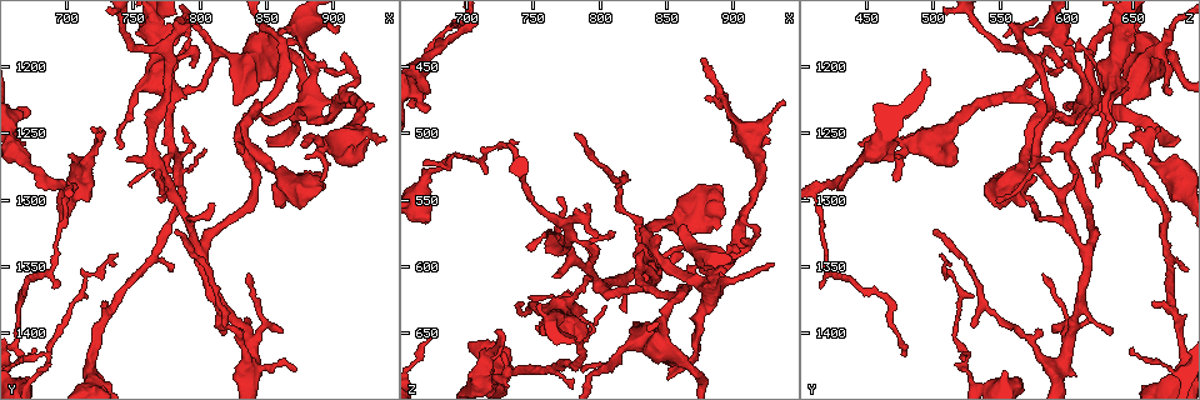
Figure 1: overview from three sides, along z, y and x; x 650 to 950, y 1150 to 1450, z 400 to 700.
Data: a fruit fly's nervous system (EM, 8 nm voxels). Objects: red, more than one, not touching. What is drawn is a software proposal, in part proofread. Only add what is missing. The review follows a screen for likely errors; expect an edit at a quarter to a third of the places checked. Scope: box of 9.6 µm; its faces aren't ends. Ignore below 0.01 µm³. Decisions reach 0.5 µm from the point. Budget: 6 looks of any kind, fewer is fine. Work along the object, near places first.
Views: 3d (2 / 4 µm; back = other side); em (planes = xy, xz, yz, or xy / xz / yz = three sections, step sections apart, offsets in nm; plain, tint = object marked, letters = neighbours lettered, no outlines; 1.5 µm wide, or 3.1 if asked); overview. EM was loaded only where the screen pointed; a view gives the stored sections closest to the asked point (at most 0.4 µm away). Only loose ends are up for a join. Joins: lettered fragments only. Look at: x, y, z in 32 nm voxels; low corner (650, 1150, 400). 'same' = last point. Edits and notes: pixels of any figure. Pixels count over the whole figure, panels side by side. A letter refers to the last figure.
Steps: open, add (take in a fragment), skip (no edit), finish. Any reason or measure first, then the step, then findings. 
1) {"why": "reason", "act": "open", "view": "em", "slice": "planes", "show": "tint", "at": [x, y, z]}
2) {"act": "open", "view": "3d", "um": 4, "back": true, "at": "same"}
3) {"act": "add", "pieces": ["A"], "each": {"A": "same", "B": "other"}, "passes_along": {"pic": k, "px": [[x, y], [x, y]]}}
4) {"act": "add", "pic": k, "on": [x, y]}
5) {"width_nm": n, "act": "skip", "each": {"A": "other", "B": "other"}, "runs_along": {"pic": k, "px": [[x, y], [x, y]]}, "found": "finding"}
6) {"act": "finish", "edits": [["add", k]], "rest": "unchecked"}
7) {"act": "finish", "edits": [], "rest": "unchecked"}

{"why": "free end", "act": "open", "view": "3d", "um": 4, "at": [678, 1410, 648]}

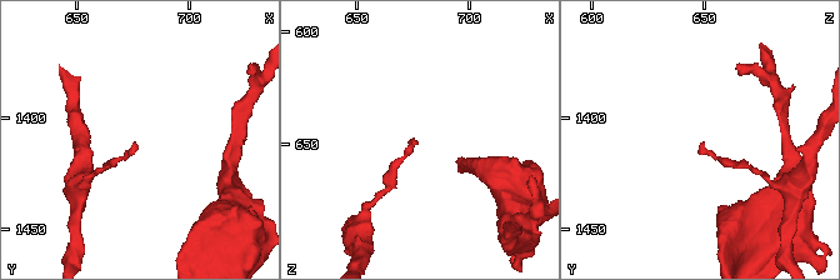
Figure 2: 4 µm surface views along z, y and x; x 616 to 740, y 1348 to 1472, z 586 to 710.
{"why": "shape alone is not enough", "act": "open", "view": "em", "slice": "planes", "show": "letters", "at": [677, 1411, 649]}

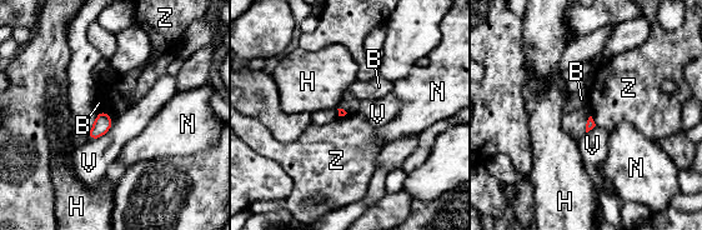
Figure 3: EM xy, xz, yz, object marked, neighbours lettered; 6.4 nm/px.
{"act": "skip", "each": {"B": "other", "H": "other", "N": "other", "V": "other", "Z": "other"}, "border": {"pic": 3, "px": [[104, 111], [113, 120]]}, "found": "none of them fits"}

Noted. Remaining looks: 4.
{"why": "free end", "act": "open", "view": "em", "slice": "planes", "show": "tint", "at": [862, 1396, 592]}

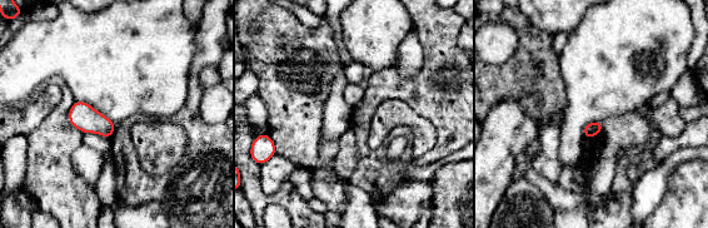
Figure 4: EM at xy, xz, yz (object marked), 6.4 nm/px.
{"act": "open", "view": "em", "slice": "planes", "show": "letters", "at": "same"}

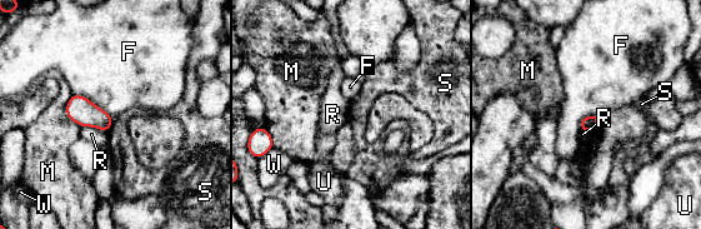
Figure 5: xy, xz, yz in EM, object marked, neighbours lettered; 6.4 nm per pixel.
{"act": "skip", "each": {"F": "other", "M": "other", "R": "other", "S": "other", "U": "other", "W": "other"}, "border": {"pic": 5, "px": [[73, 94], [85, 96], [110, 117]]}, "found": "none of them fits"}

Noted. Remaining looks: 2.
{"why": "branch stops here", "act": "open", "view": "em", "slice": "planes", "show": "tint", "at": [878, 1268, 476]}

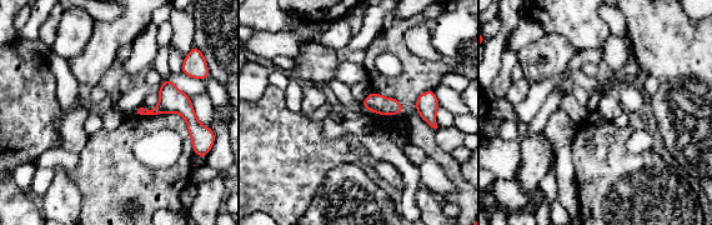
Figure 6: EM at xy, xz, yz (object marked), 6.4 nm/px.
{"act": "open", "view": "em", "slice": "planes", "show": "letters", "at": "same"}

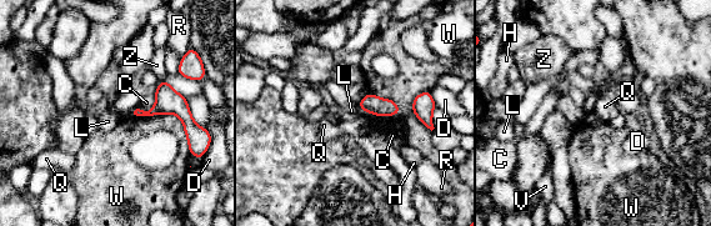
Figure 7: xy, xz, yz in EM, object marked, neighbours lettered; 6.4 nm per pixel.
{"act": "skip", "each": {"C": "other", "D": "other", "H": "other", "L": "other", "Q": "other", "R": "other", "V": "other", "W": "other", "Z": "other"}, "border": {"pic": 7, "px": [[356, 104], [362, 110]]}, "found": "no lettered fragment goes on from it"}

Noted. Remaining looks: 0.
{"act": "finish", "edits": [], "rest": "unchecked"}

